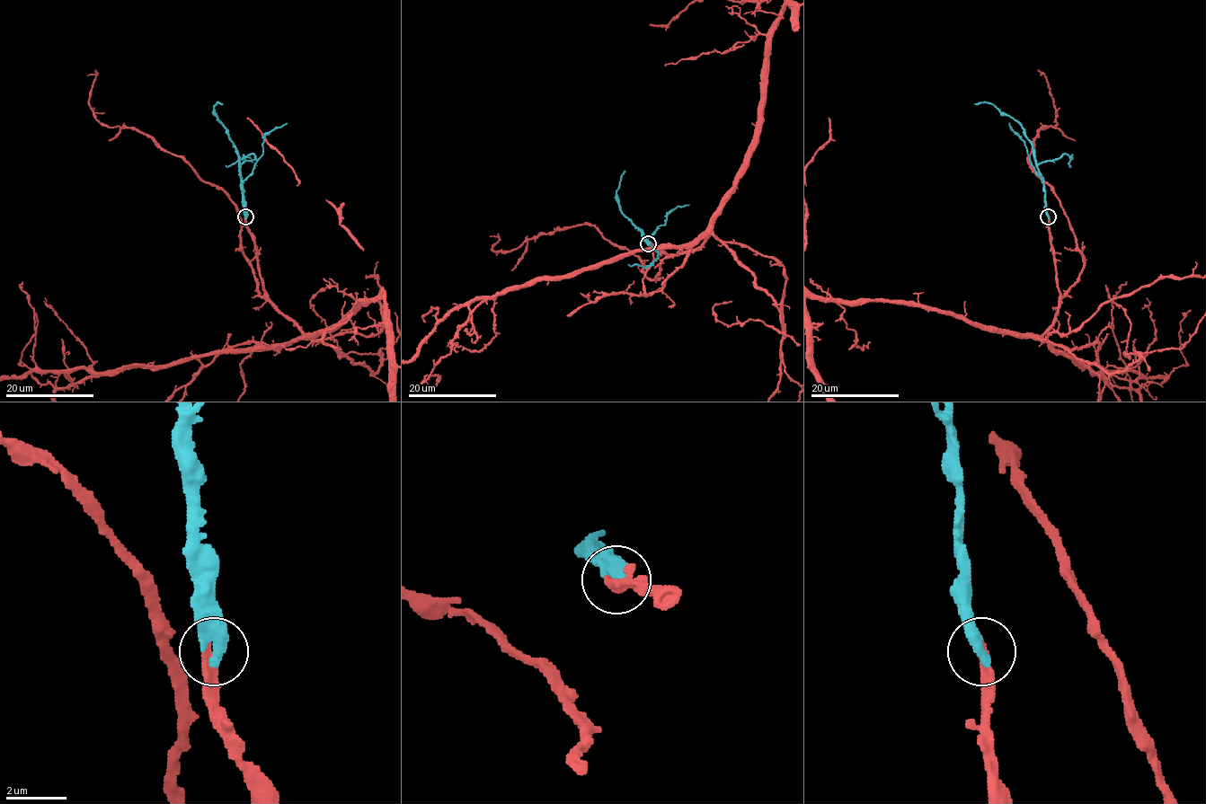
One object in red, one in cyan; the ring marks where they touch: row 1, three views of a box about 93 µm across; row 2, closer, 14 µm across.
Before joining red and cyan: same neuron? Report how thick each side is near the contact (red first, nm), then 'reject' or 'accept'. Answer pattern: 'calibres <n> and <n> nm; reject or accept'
calibres 280 and 480 nm; accept

